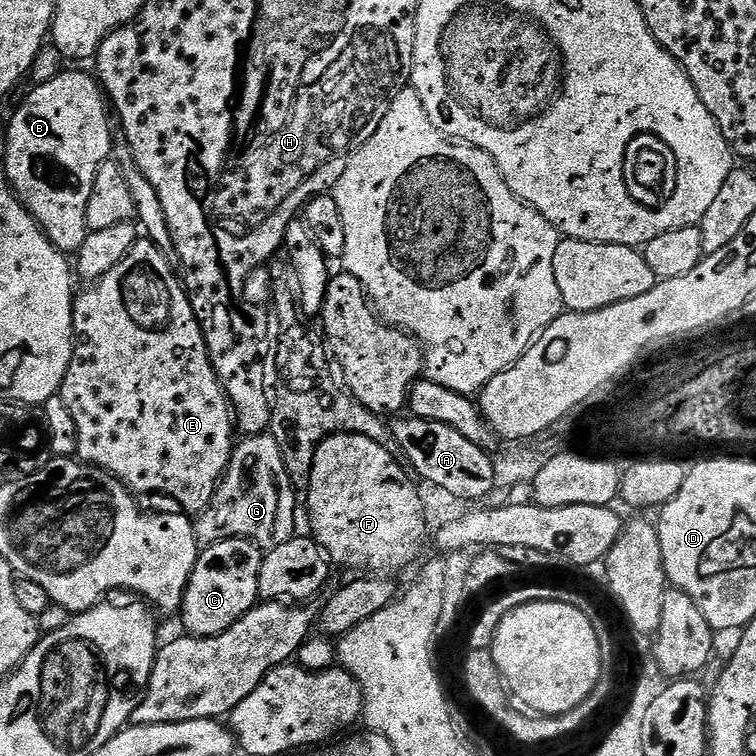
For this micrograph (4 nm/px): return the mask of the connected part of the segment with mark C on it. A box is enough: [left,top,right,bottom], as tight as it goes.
[178,540,264,636]

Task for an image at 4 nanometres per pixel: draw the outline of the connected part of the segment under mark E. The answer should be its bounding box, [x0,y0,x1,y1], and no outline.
[59,238,234,514]

